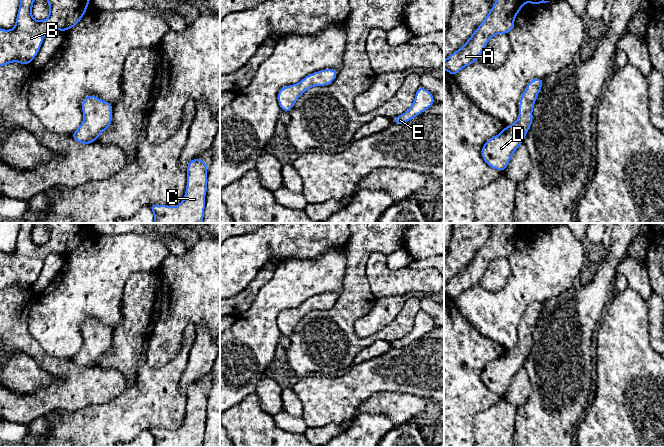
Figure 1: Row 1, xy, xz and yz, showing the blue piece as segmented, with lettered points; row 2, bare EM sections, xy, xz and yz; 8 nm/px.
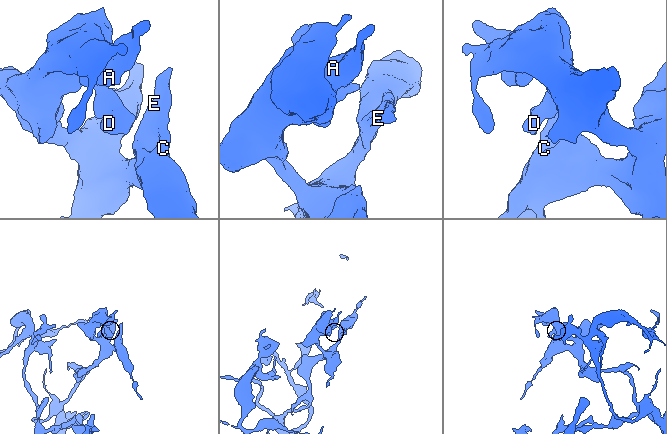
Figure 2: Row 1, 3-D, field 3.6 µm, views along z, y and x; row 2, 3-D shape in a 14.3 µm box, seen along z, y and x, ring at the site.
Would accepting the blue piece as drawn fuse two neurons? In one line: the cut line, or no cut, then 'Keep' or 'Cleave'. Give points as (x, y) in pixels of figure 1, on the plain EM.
No split. Keep

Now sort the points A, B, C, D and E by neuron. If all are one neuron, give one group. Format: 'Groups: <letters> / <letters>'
Groups: A B C D E

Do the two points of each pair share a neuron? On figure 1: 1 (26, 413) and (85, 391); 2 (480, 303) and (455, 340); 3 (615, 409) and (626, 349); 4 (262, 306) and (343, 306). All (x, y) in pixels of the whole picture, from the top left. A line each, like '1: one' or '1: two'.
1: one
2: two
3: one
4: two

